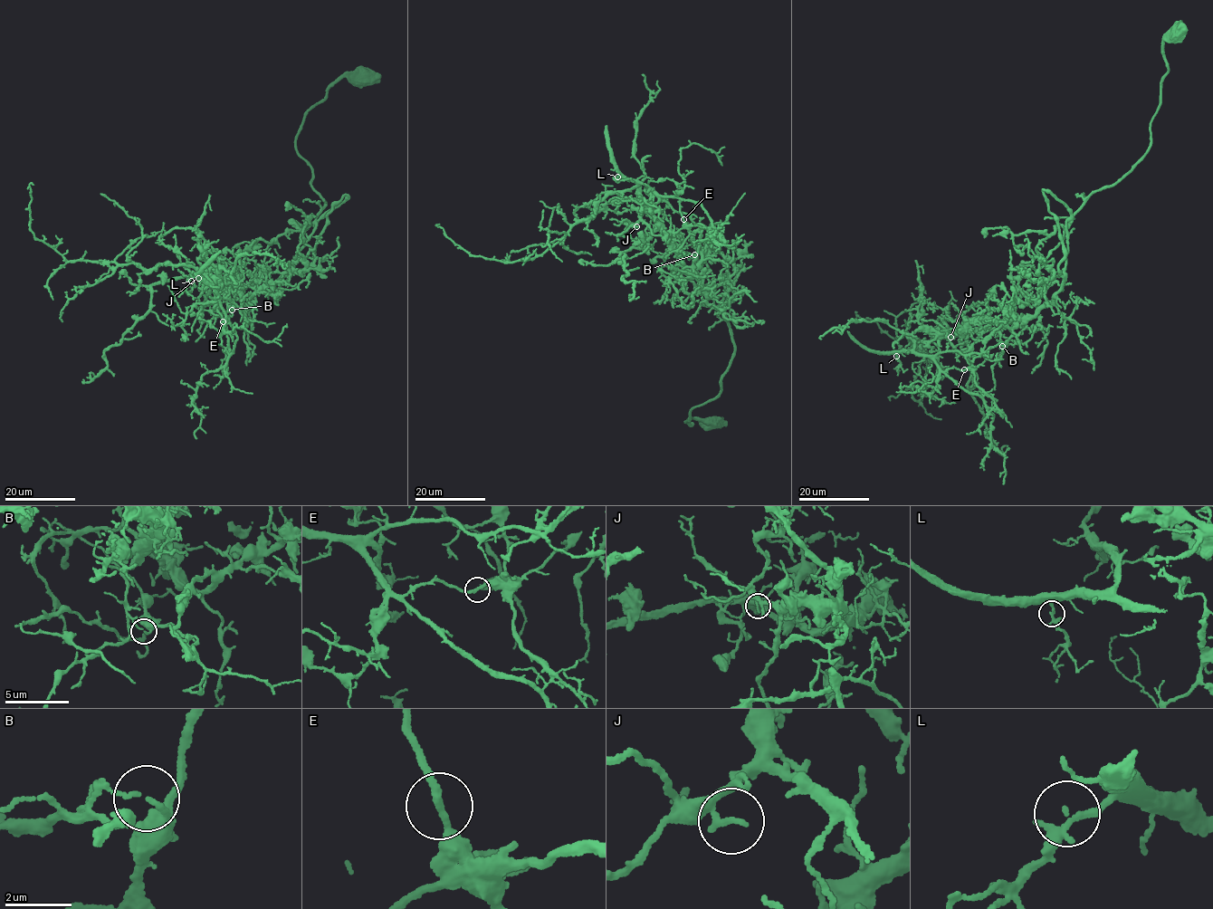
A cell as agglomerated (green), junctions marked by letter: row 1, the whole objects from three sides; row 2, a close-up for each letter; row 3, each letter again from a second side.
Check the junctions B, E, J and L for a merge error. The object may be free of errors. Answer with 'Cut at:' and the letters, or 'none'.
Cut at: B

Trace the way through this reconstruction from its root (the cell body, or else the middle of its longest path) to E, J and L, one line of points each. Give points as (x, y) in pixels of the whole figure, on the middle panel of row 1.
E: (711, 423), (685, 421), (721, 390), (733, 299), (706, 296), (679, 261), (668, 234), (683, 219)
J: (711, 423), (685, 421), (721, 390), (734, 349), (725, 310), (733, 299), (706, 296), (649, 210), (636, 226)
L: (711, 423), (685, 421), (721, 390), (733, 299), (706, 296), (694, 276), (700, 226), (617, 177)

